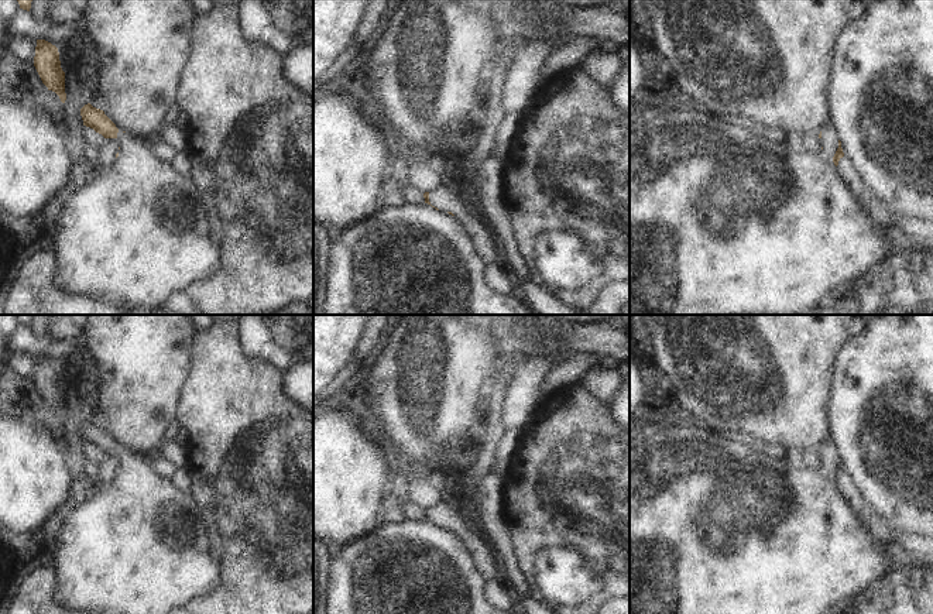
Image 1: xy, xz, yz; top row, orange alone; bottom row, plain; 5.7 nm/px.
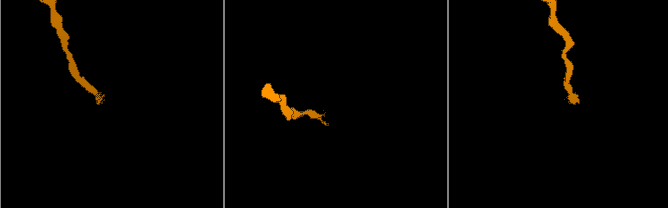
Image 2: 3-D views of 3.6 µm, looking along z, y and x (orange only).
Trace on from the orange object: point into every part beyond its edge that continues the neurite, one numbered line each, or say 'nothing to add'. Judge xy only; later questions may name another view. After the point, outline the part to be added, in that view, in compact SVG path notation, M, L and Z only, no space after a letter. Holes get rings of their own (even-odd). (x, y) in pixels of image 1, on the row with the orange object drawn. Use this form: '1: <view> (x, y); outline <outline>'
1: xy (137, 232); outline M121 130L116 140L120 147L116 161L107 169L95 168L89 182L64 203L52 223L52 239L44 246L58 254L55 281L62 289L80 296L113 298L138 312L157 313L174 292L215 277L224 254L212 236L209 210L198 182L158 157L151 141Z

